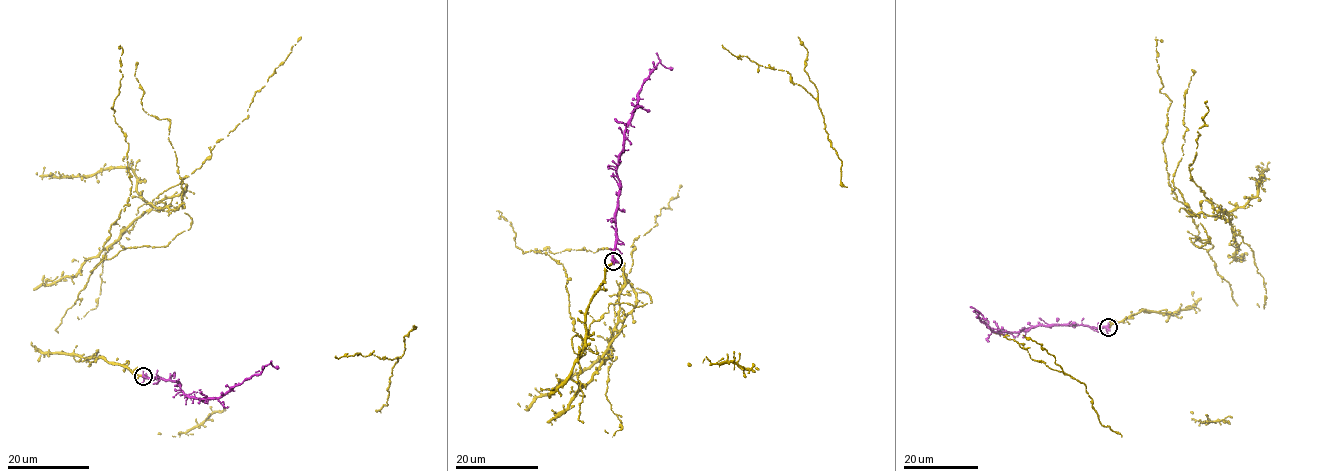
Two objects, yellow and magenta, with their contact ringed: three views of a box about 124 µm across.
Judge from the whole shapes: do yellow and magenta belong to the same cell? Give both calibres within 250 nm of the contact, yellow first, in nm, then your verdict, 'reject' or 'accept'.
260 nm thick on the yellow side, 320 nm on the other; accept

